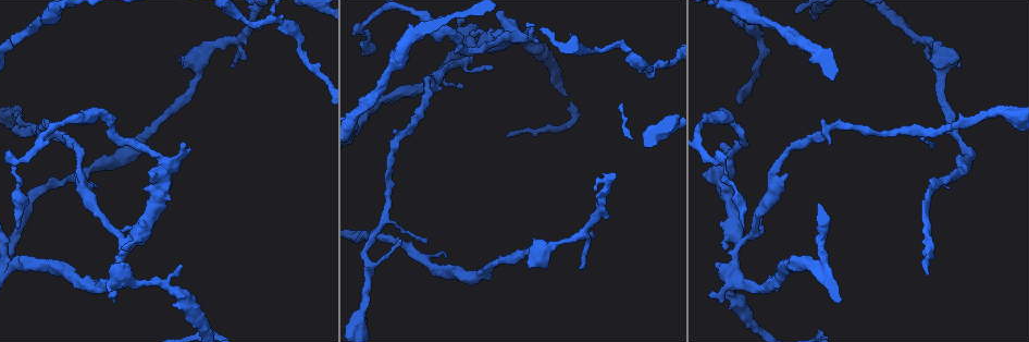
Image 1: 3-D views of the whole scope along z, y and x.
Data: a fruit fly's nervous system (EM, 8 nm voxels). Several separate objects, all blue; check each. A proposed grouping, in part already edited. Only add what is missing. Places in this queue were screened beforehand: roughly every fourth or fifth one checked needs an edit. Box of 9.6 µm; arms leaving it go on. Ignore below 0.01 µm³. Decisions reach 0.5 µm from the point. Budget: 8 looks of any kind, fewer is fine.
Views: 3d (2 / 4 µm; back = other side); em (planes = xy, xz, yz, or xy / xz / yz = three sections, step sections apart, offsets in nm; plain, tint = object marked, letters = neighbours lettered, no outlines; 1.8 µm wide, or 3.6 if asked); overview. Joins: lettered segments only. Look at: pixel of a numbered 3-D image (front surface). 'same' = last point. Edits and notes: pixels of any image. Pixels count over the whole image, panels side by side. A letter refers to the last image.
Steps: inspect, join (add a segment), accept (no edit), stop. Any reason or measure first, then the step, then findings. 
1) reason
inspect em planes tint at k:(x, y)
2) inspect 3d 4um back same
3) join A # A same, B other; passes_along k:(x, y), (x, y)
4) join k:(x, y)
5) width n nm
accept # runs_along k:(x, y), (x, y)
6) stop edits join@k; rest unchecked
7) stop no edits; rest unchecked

thin neck
inspect 3d 4um at 1:(584, 234)

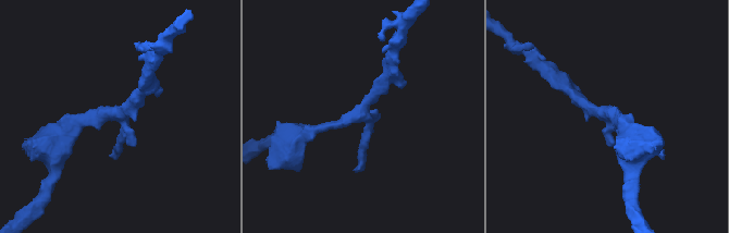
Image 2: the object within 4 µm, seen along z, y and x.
arms 3
inspect em yz step 8 letters at 2:(361, 111)

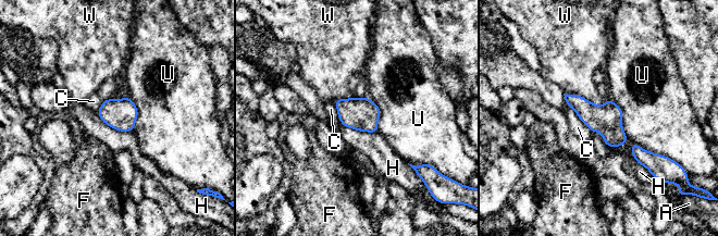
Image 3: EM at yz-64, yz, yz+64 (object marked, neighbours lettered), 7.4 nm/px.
longest_contact U 340 nm
accept # A other, C other, F other, H other, U other, W other; no lettered segment goes on from it

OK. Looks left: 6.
thin end
inspect em yz step 4 letters at 1:(425, 240)

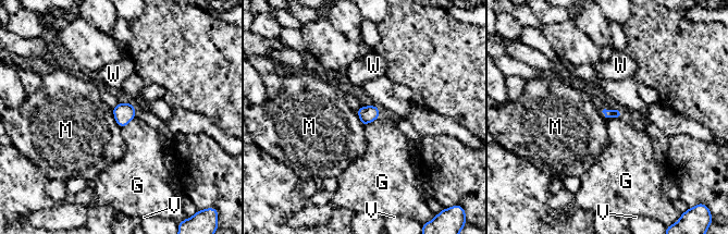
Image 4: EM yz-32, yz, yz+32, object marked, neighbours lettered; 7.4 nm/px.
longest_contact M 160 nm
accept # G other, M other, V other, W other; border 4:(606, 116), (620, 119); none of them fits

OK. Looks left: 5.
end of a long branch
inspect em planes letters at 1:(742, 226)

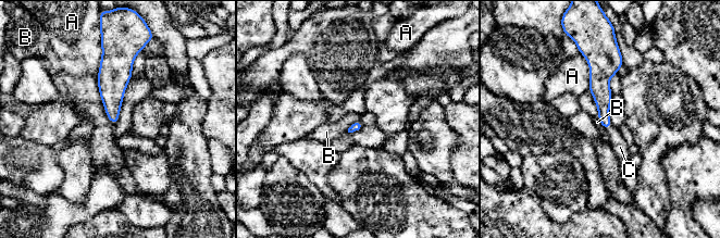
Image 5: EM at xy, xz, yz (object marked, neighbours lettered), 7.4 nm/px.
longest_contact B 380 nm
join C # A other, B other, C same; passes_along 5:(601, 95), (608, 127), (620, 147); it goes on there

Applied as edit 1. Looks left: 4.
stop edits join@5; rest unchecked

